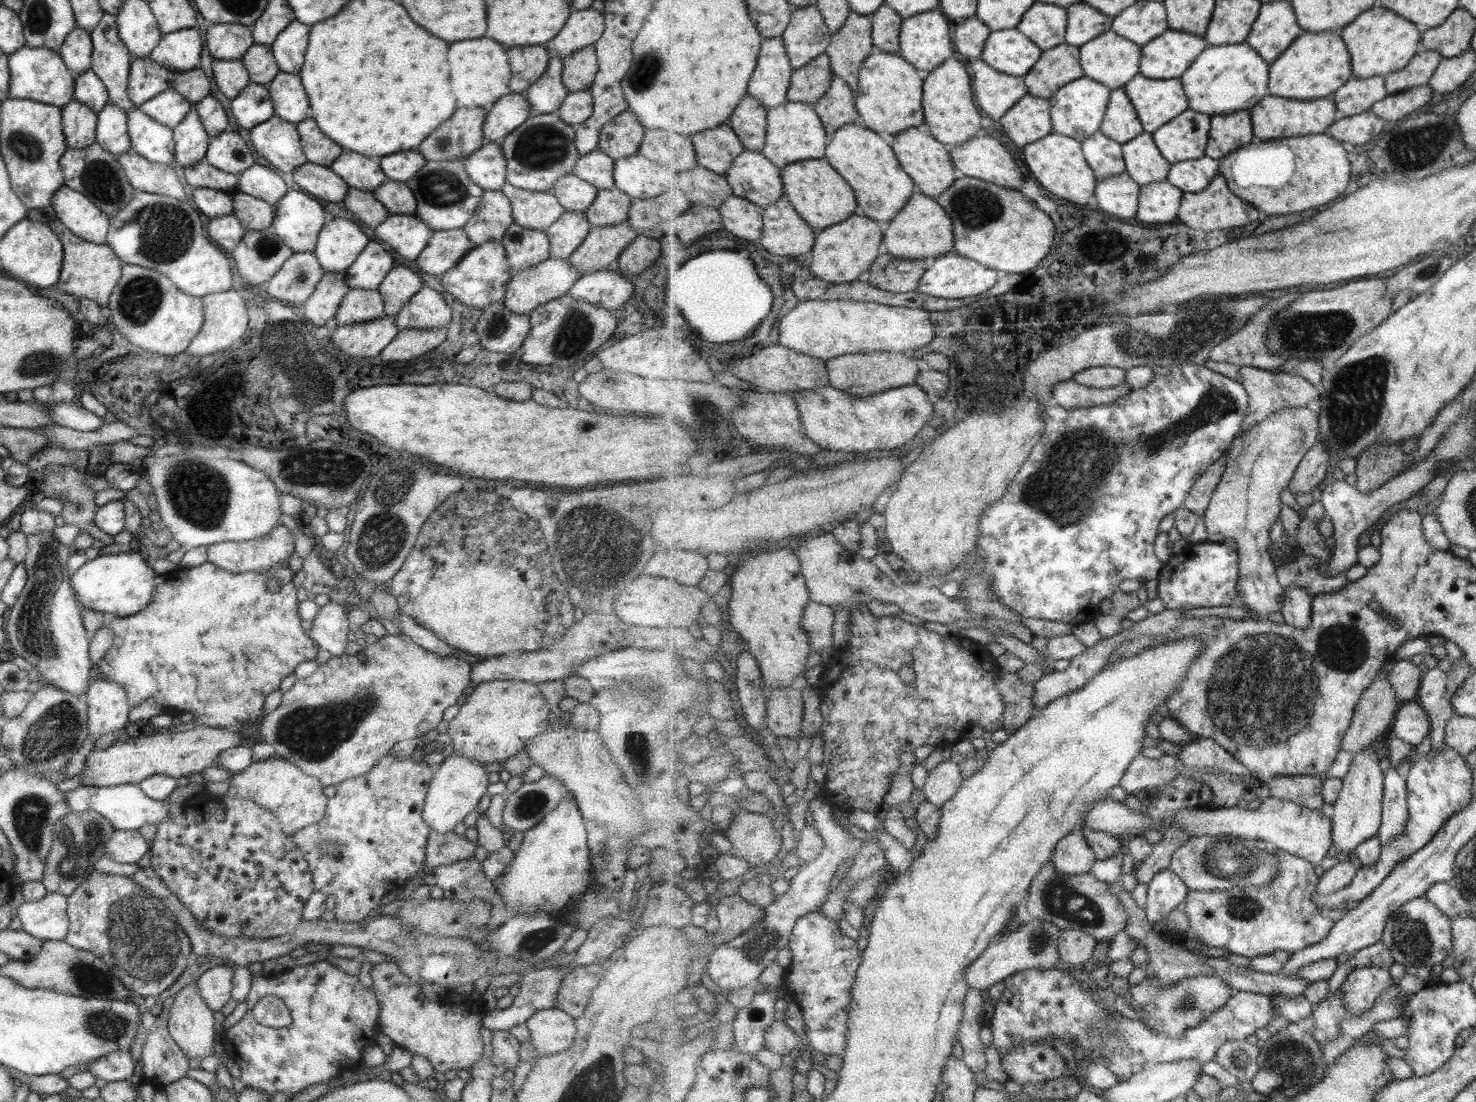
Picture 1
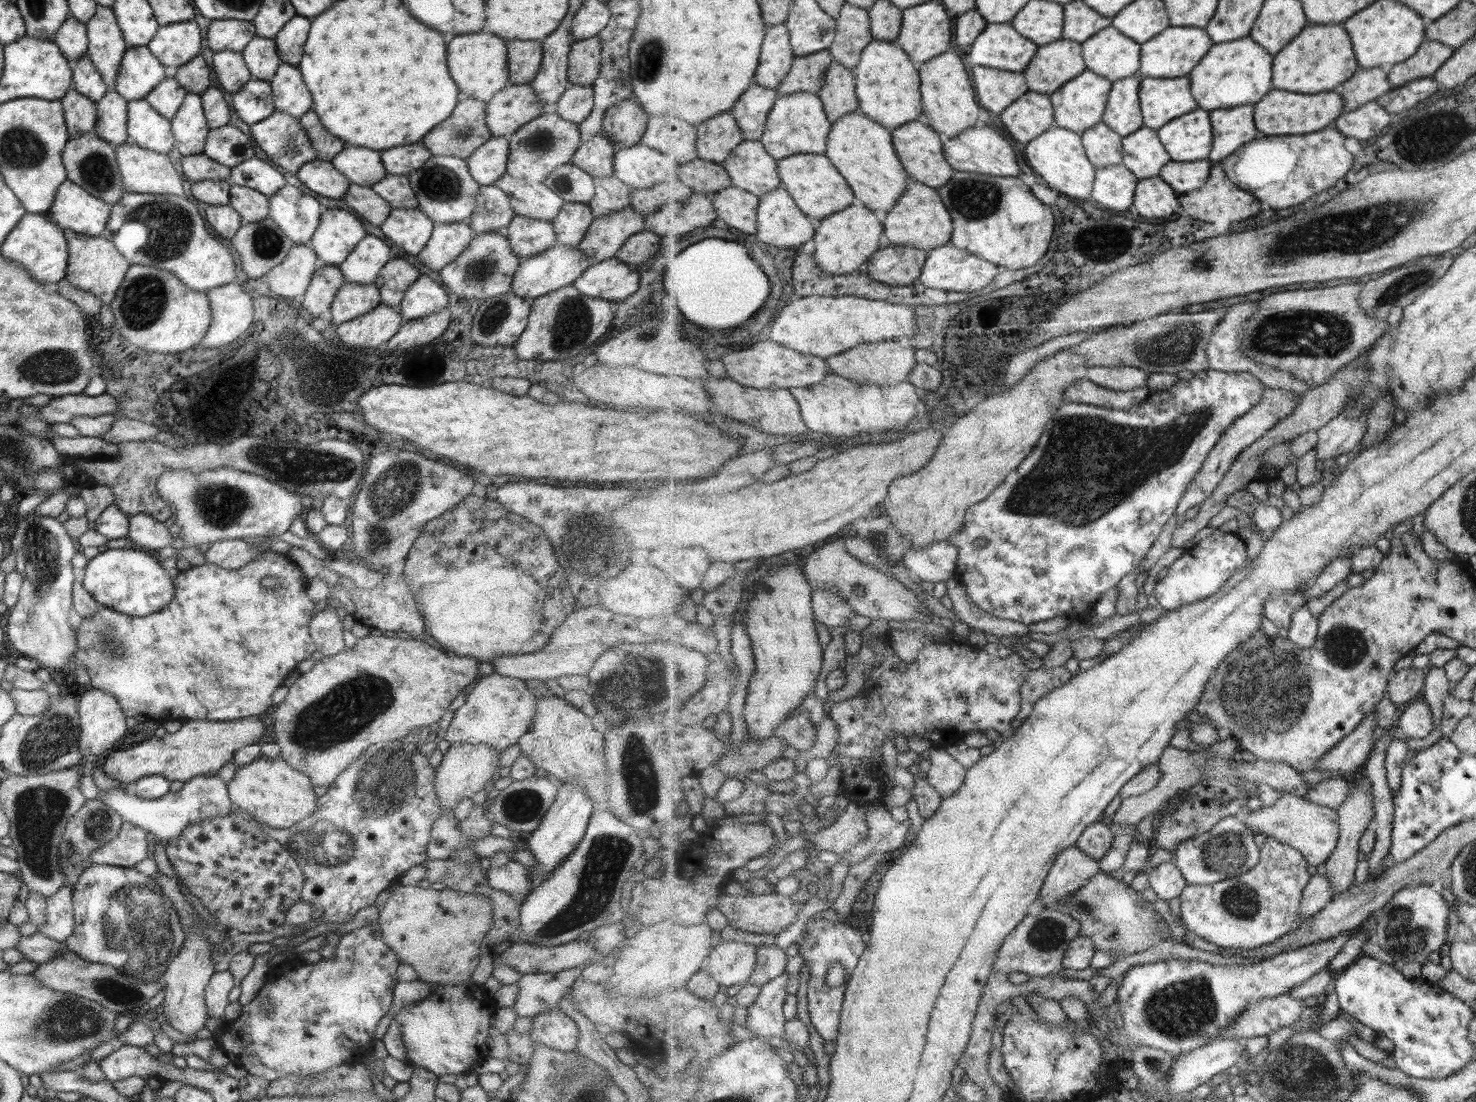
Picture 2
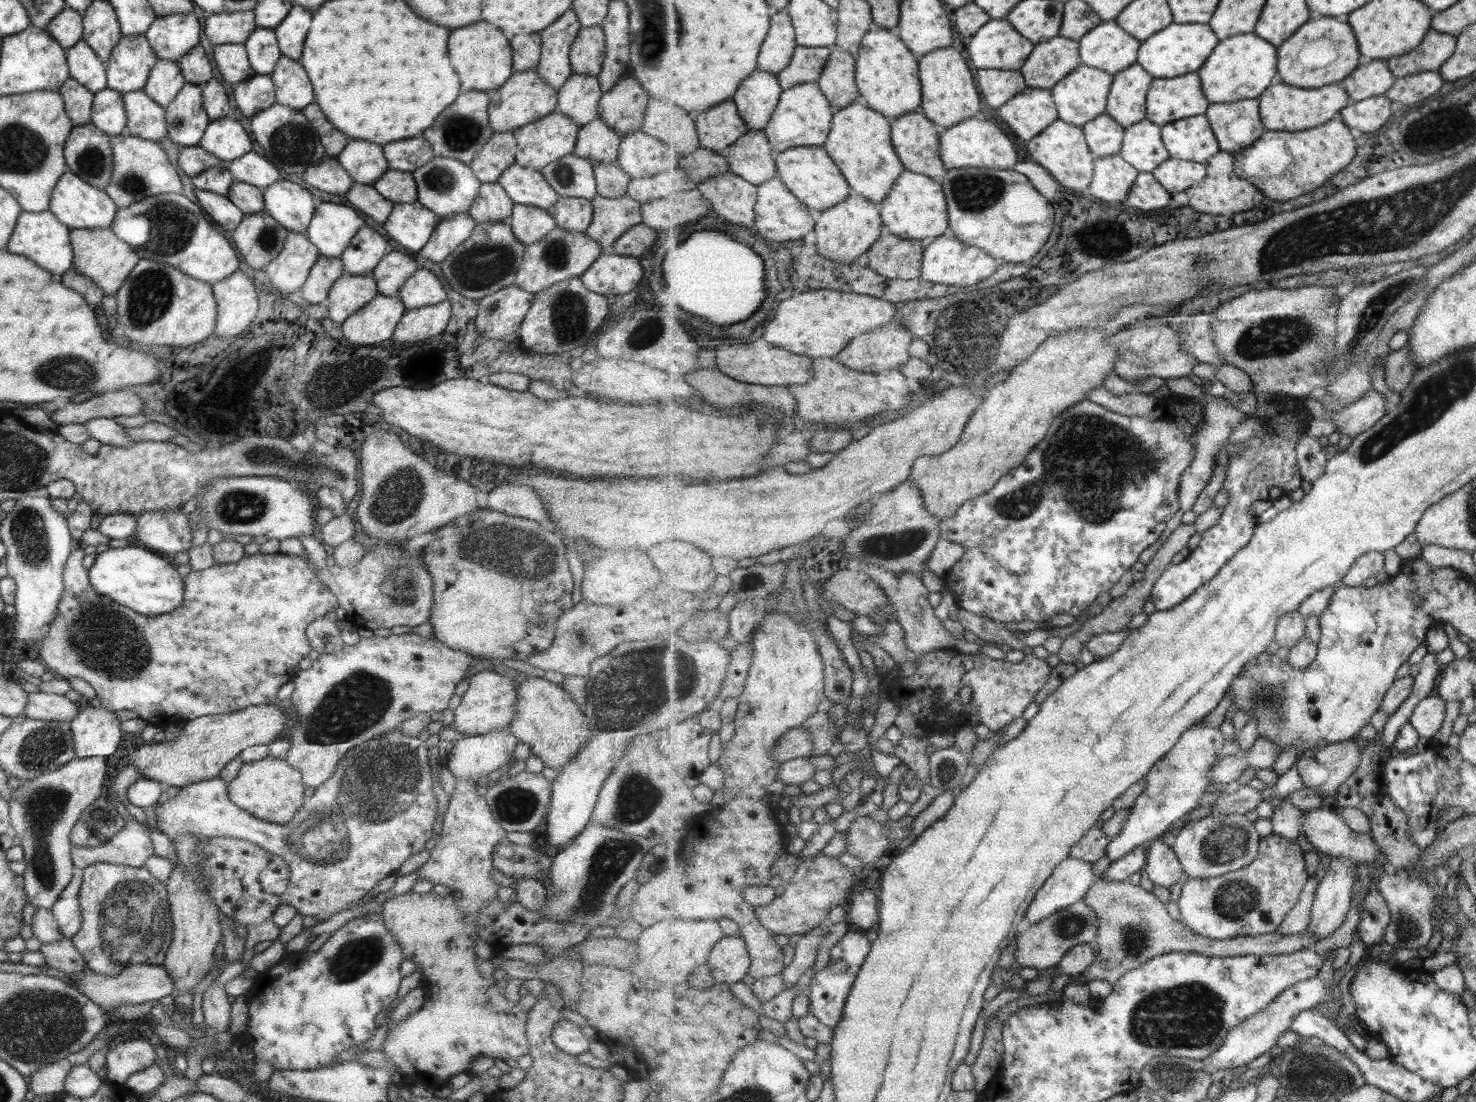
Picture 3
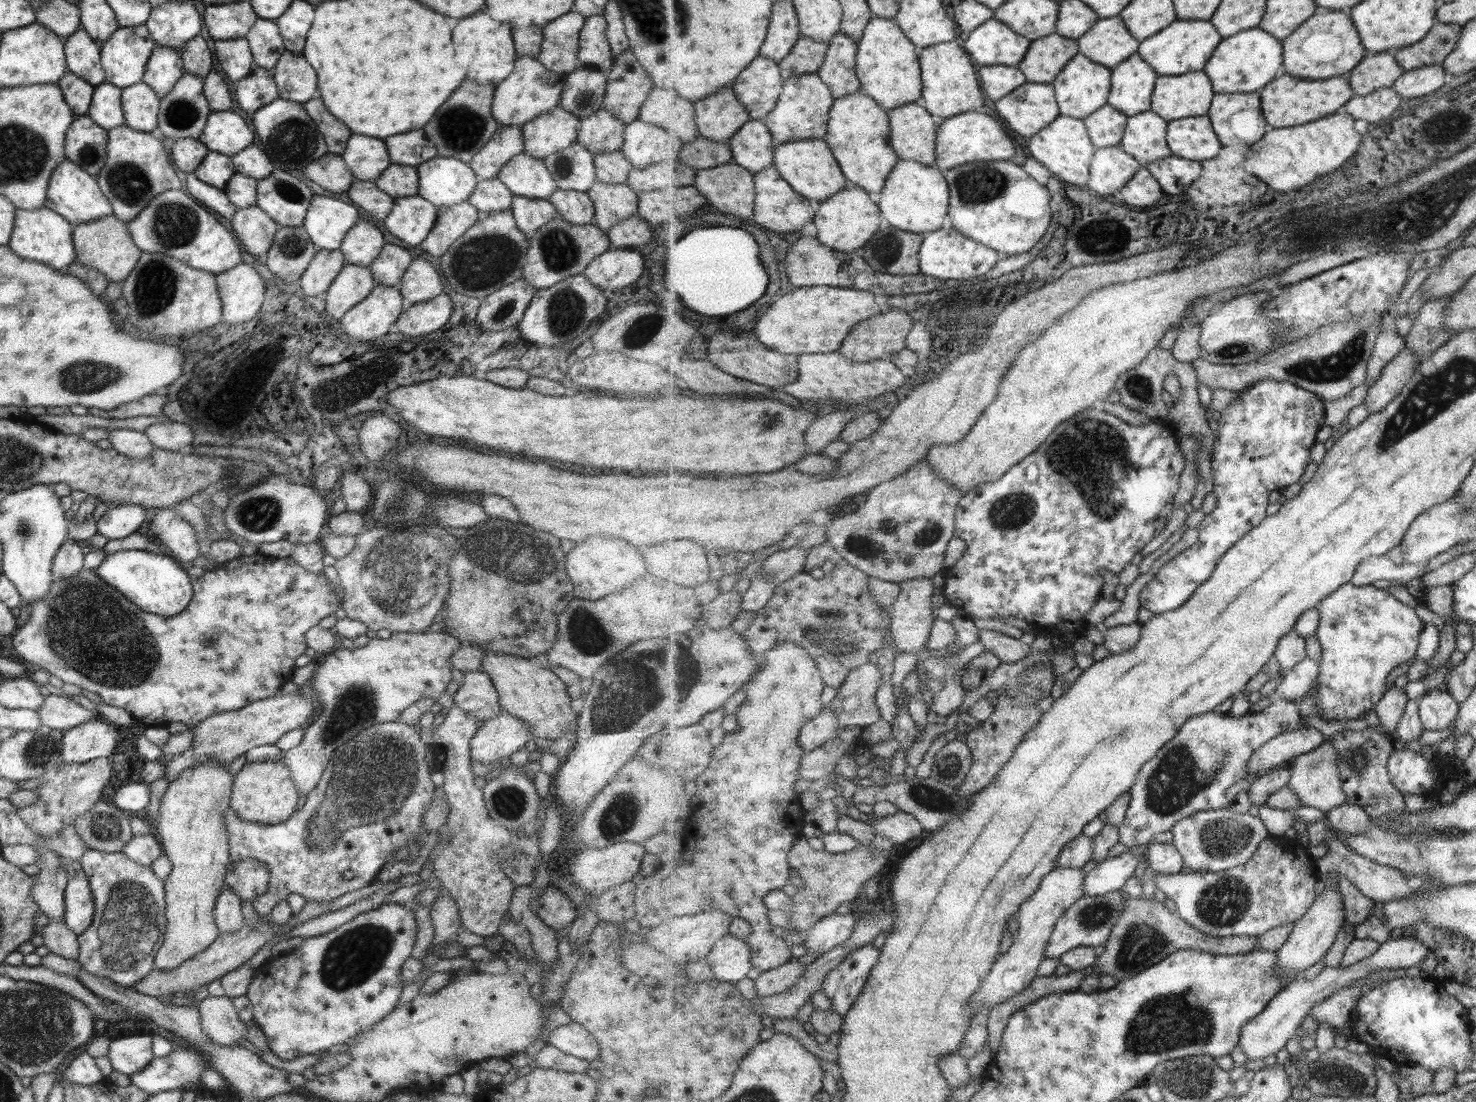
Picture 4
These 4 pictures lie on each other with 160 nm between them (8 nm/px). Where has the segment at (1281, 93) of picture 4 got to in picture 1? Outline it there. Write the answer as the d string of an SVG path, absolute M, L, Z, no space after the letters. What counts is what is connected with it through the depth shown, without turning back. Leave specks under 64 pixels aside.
M1271 94L1249 111L1252 113L1255 135L1263 140L1323 134L1340 117L1334 100L1317 98L1303 101Z

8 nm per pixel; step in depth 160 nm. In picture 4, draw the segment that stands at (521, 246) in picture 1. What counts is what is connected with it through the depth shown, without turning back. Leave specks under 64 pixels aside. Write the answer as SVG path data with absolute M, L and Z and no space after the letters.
M512 195L510 206L517 229L529 239L533 234L557 216L553 205L548 200L525 198Z

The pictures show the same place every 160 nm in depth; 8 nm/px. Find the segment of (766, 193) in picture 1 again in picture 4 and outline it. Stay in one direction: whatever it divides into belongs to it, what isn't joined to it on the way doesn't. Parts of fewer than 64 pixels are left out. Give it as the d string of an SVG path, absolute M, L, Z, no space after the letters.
M753 120L729 140L734 162L748 168L754 175L774 166L776 145L765 121Z

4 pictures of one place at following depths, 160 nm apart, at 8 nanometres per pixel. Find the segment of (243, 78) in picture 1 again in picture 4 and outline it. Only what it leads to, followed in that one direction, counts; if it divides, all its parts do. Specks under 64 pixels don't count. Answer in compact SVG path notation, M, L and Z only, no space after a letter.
M244 38L235 40L217 40L213 43L215 56L223 74L235 82L245 78L253 69L253 59Z

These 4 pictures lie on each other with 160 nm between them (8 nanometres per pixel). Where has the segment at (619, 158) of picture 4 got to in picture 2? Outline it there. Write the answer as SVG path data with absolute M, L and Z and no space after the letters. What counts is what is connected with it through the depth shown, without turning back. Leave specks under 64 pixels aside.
M614 176L593 178L592 181L594 195L587 205L593 218L617 212L630 204L631 189Z

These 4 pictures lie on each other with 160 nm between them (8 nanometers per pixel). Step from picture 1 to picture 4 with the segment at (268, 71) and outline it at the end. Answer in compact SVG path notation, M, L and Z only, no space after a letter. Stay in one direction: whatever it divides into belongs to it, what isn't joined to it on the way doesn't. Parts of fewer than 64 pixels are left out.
M257 19L244 39L248 42L254 66L265 70L271 71L281 53L286 51L273 21Z

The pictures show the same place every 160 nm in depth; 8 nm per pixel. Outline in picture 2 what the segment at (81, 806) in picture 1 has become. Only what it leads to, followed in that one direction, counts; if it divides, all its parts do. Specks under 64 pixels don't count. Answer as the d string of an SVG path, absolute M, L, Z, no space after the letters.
M216 775L193 776L186 780L178 791L174 793L168 791L154 800L138 797L127 787L124 787L123 790L118 788L100 790L98 800L114 810L122 821L142 828L147 833L151 832L162 843L179 836L186 824L207 817L222 817L234 811L227 794L226 782L221 781Z

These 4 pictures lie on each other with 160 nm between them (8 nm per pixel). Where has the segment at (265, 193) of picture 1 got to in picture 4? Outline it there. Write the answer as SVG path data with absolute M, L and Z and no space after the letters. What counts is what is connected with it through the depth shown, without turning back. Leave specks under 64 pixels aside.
M253 144L230 156L230 163L233 164L235 173L243 174L256 181L267 178L274 169L261 147Z

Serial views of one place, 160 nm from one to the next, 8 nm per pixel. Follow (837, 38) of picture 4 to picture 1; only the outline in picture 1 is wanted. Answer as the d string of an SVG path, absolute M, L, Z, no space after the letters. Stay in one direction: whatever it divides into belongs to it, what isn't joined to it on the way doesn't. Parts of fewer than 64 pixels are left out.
M834 75L829 91L814 103L813 107L824 121L829 138L846 124L862 122L856 107L855 92L849 87L849 83L845 83L845 80L837 75Z

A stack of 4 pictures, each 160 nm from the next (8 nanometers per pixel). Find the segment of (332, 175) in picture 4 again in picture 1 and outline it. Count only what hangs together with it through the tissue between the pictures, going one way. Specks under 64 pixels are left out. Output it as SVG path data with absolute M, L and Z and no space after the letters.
M303 163L289 175L303 193L313 194L325 202L341 202L349 186L327 166Z

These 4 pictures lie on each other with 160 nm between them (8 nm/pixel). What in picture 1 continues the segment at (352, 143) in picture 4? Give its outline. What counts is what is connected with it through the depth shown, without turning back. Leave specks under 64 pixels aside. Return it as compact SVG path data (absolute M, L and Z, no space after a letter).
M353 152L341 153L328 166L347 186L361 191L373 191L387 179L379 164Z

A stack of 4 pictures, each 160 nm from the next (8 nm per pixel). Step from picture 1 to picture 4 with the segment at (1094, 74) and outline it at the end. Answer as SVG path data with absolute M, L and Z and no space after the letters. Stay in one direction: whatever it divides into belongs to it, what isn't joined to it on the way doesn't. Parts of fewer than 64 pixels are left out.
M1118 15L1105 19L1100 18L1089 32L1081 36L1078 43L1080 44L1080 52L1085 56L1112 69L1136 54L1140 50L1141 41L1133 36L1128 26L1125 25L1125 22Z

